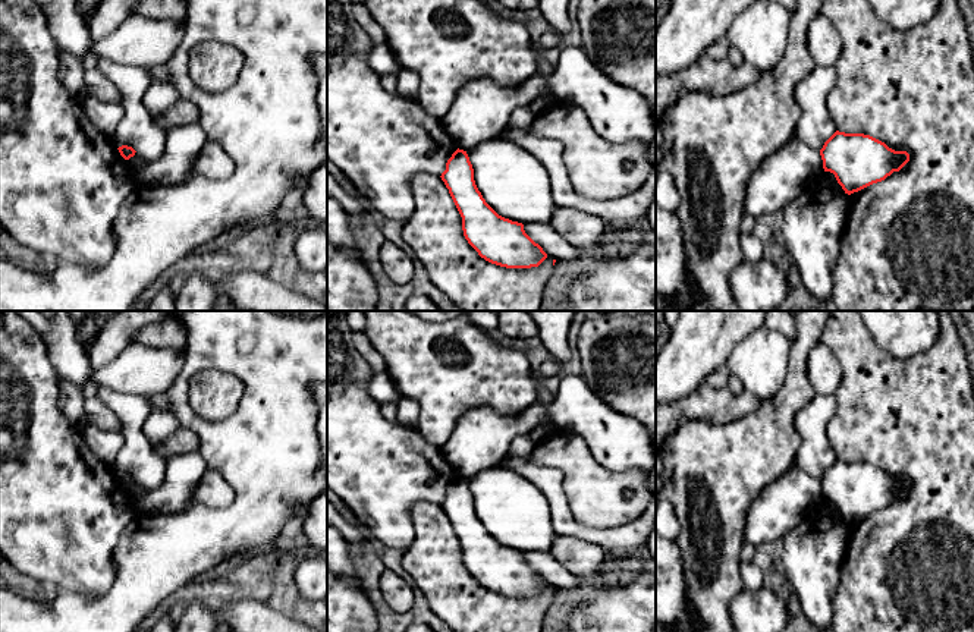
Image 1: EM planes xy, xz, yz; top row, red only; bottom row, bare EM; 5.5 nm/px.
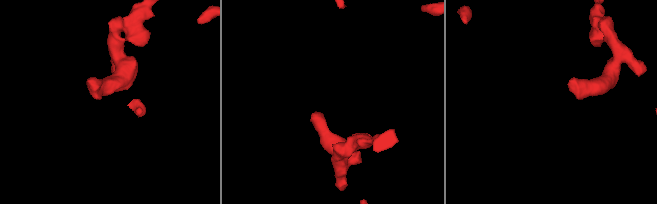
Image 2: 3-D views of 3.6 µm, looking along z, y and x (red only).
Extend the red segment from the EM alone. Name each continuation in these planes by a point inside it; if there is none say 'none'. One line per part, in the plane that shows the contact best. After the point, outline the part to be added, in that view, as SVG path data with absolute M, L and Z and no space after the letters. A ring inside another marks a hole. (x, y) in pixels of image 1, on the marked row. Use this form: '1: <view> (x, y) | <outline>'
none

